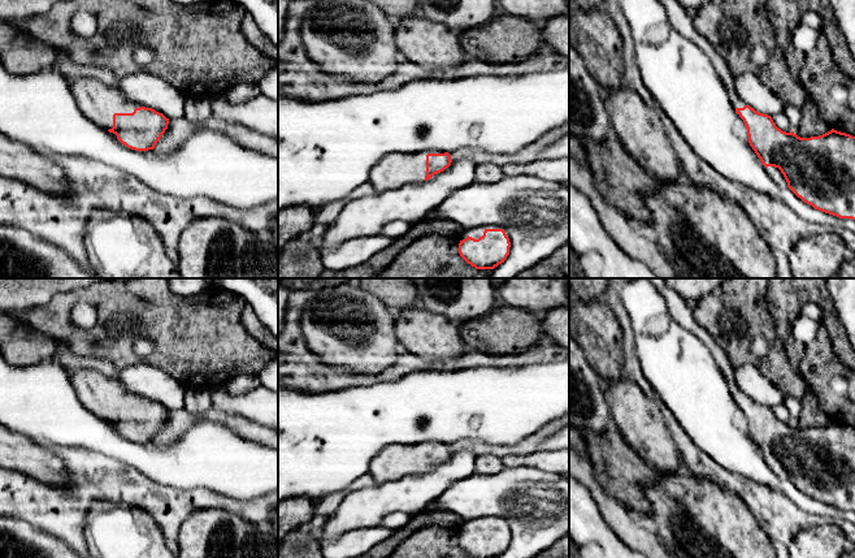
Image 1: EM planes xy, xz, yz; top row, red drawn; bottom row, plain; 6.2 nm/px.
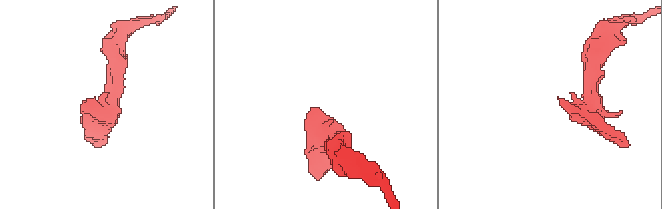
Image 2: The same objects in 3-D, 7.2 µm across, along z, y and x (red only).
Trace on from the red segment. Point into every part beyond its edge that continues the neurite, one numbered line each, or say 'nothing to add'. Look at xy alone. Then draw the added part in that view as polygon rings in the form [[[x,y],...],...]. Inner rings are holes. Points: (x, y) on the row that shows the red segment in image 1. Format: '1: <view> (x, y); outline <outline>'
1: xy (99, 102); outline [[[91,77],[75,78],[69,83],[71,95],[88,120],[109,130],[114,113],[133,113],[138,103],[127,100],[117,86],[107,86]]]

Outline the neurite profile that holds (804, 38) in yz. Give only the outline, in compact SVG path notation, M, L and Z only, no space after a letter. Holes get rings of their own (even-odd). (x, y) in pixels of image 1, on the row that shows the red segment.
M800 22L793 33L793 43L797 49L807 55L816 47L819 35L819 30Z

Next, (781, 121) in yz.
M784 112L773 114L772 120L776 124L776 126L778 129L781 129L782 131L786 131L786 133L791 133L793 131L791 126L790 126L790 122L789 122L789 120L787 120L787 117L785 116Z

